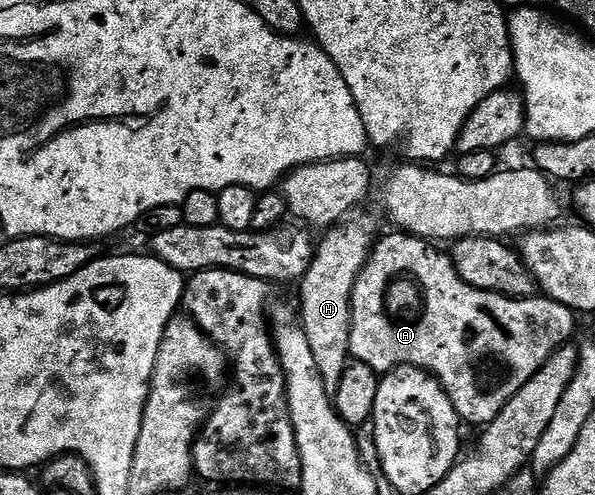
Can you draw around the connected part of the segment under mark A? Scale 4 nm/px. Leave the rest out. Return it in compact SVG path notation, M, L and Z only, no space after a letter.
M408 233L393 234L397 235L382 234L378 238L373 250L369 253L369 260L365 262L364 269L361 270L355 281L353 304L351 305L349 354L352 358L363 361L363 365L371 365L371 369L375 369L379 373L393 371L397 367L418 367L429 372L441 383L447 397L455 405L458 420L464 421L466 424L469 422L488 425L491 421L495 421L495 417L501 412L503 405L507 405L507 401L511 401L511 397L515 397L515 393L519 393L519 389L523 389L523 385L527 385L527 381L531 381L531 377L535 377L535 373L539 373L539 369L551 355L572 340L569 338L573 335L574 312L546 297L510 299L509 296L498 295L495 291L475 289L461 280L452 258L446 252L444 255L443 252L436 251L433 248L436 246L430 240Z

